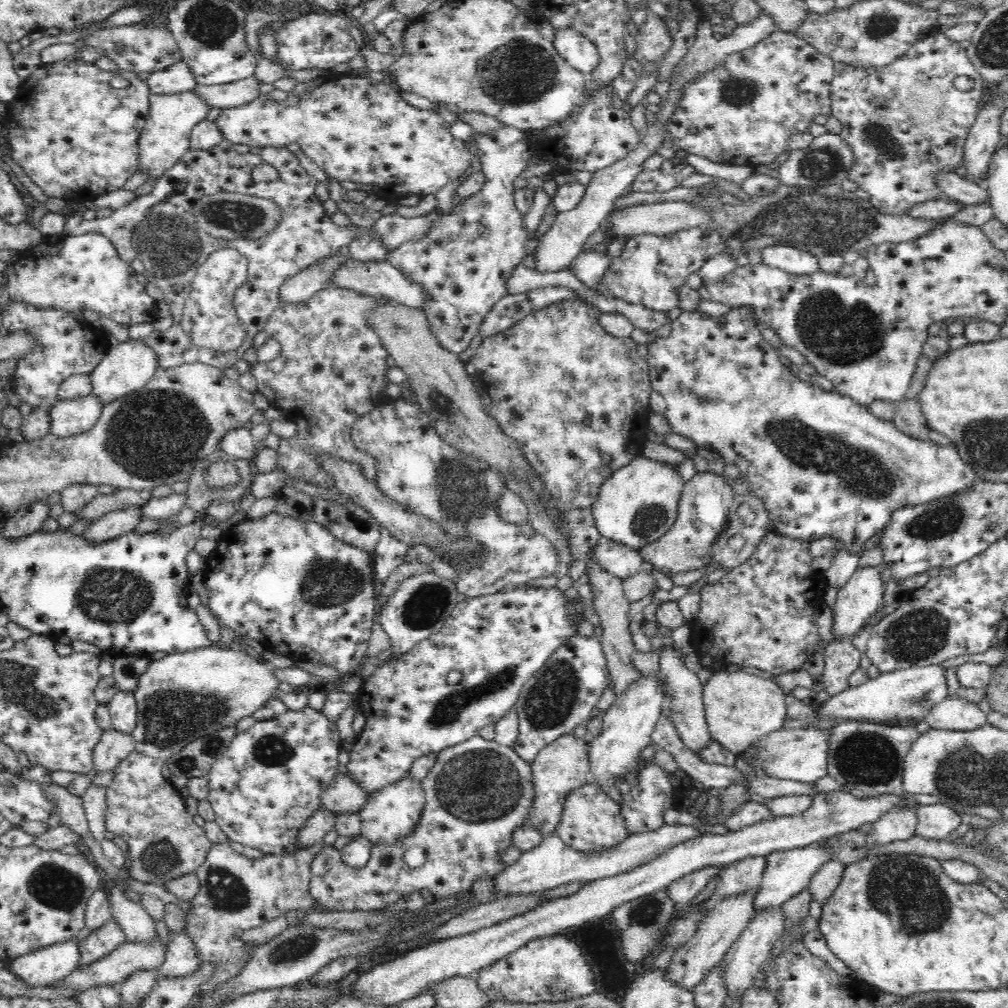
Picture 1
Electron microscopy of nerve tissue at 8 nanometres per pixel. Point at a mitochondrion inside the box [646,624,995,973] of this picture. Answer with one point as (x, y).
(906, 890)

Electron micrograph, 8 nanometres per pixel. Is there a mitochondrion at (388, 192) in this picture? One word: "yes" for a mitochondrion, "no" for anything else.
no

